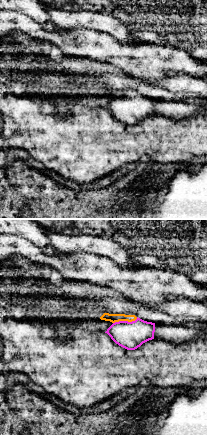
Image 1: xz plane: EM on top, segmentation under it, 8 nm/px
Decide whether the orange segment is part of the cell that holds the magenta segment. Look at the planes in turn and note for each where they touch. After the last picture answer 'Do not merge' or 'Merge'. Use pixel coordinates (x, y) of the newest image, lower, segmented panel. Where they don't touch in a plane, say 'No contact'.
Touches magenta at (125, 321)

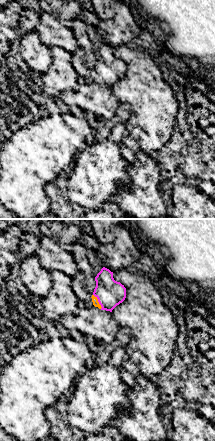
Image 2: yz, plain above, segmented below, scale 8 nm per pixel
Touches magenta at (98, 301)

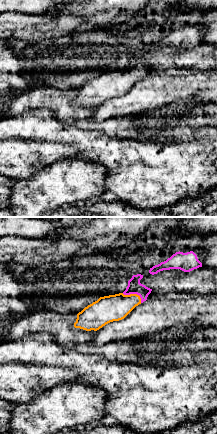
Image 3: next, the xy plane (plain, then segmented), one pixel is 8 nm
Touches magenta at (134, 293)

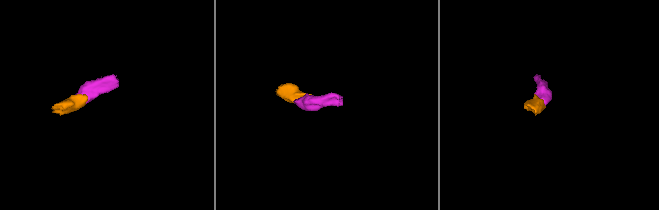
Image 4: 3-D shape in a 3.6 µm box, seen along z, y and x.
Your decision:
Merge

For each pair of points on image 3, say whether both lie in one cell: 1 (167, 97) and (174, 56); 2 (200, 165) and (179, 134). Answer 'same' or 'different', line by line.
1: different
2: different

